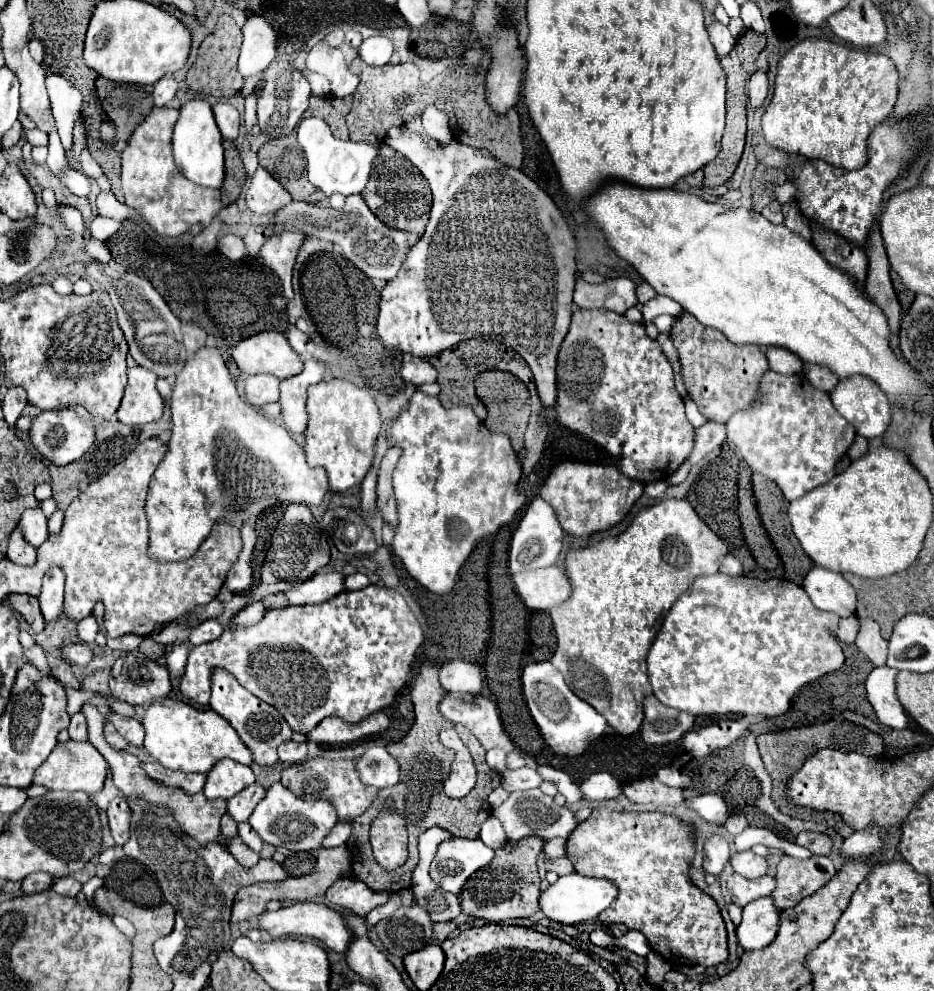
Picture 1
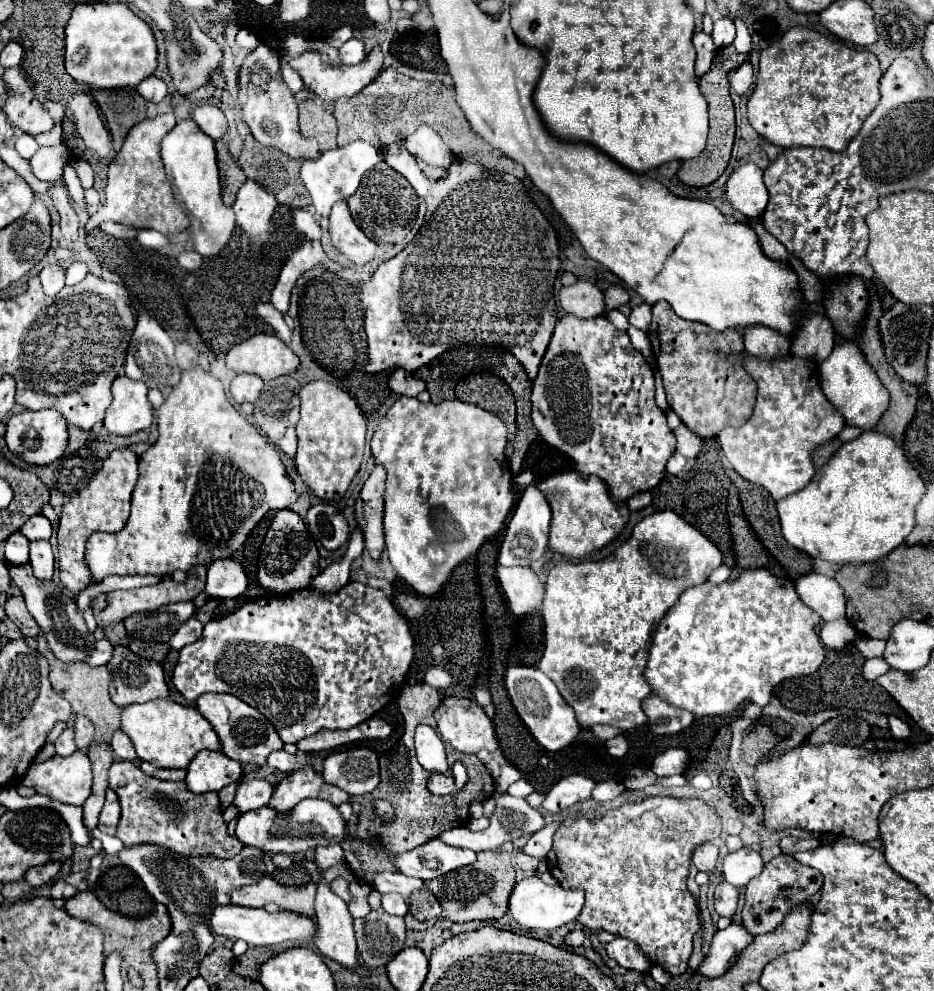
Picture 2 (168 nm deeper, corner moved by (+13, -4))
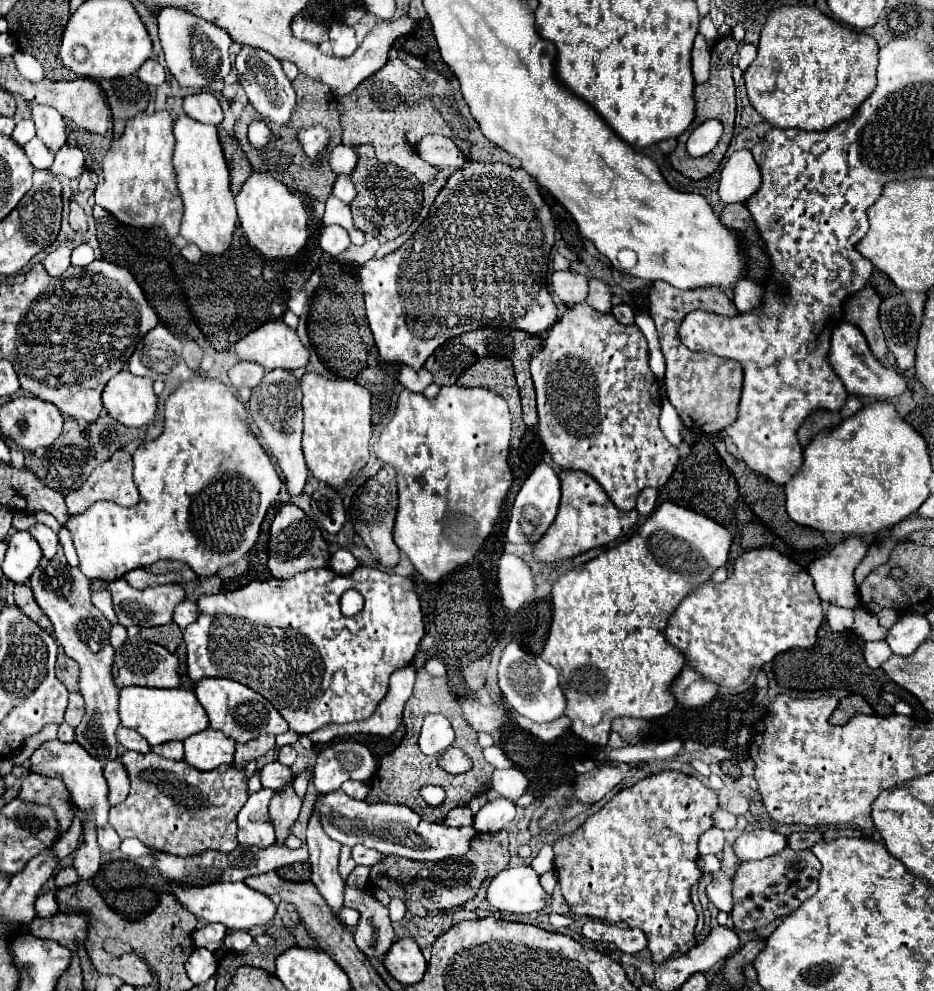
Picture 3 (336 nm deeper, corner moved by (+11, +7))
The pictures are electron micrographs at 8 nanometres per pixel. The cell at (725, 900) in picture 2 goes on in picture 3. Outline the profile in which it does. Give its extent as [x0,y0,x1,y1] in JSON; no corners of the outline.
[707,870,733,912]

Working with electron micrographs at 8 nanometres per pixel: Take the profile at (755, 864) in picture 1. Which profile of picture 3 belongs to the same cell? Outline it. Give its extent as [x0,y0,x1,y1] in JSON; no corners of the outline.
[733,830,787,860]

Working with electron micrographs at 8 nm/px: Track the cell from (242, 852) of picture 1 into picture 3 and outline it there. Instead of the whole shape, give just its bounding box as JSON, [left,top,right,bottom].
[109,752,249,856]

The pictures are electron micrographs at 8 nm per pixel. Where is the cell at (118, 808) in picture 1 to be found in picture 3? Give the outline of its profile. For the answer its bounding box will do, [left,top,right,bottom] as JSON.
[105,758,129,804]

